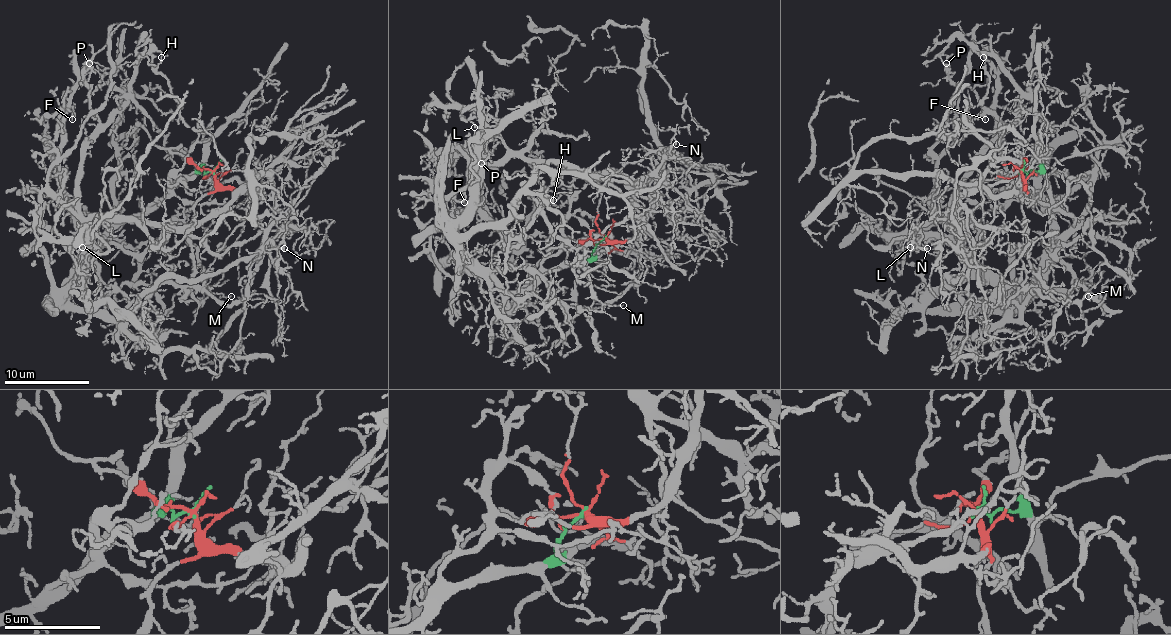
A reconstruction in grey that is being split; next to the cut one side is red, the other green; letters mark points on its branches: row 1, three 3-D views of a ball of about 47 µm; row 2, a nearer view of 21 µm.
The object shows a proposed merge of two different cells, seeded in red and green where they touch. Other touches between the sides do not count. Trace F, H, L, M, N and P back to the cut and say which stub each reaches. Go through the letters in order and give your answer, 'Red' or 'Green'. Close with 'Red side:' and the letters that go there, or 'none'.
F: Green
H: Green
L: Green
M: Red
N: Red
P: Green
Red side: M, N

